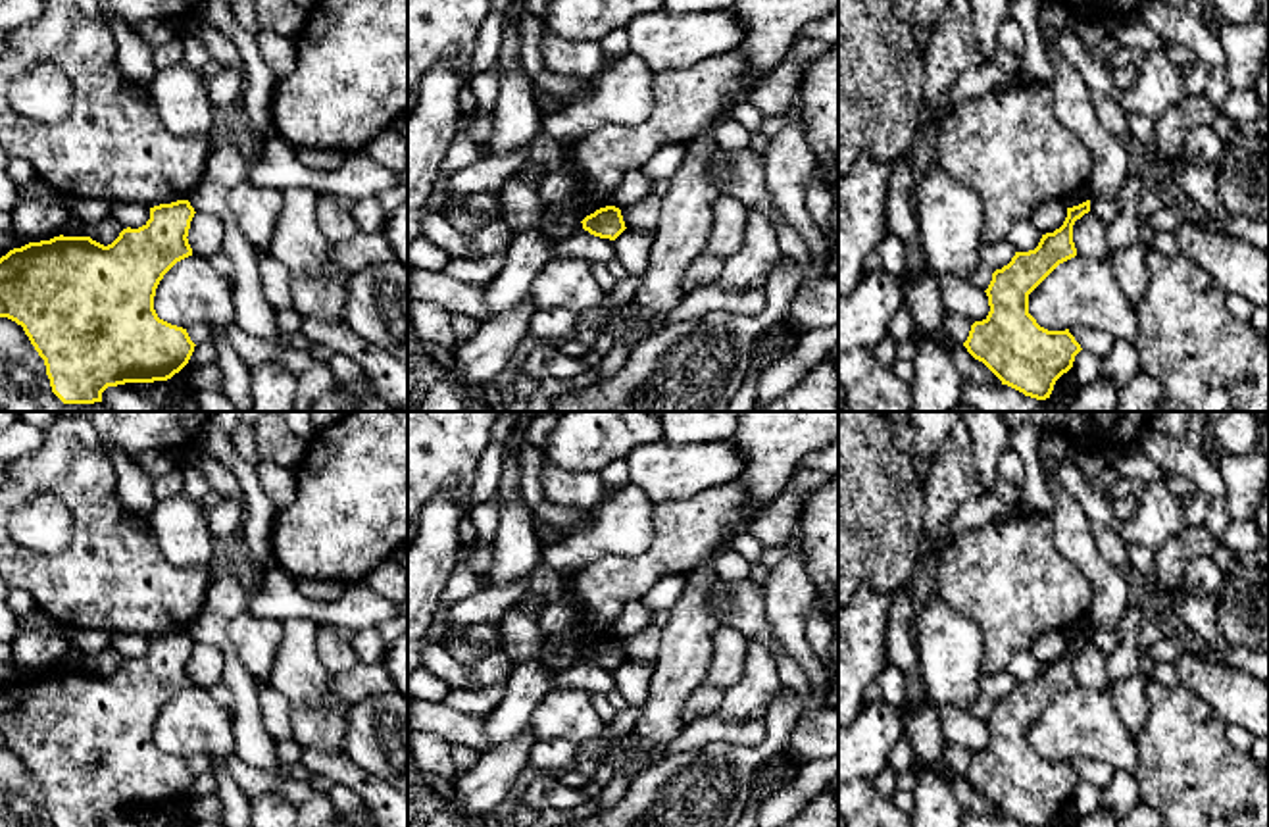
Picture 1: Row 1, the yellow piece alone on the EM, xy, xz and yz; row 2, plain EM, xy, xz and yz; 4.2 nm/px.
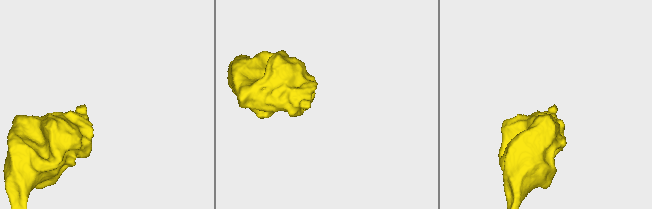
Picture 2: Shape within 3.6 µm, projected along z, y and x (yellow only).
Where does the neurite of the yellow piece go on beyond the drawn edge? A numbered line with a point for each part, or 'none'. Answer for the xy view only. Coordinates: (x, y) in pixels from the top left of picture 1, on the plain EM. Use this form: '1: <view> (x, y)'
none

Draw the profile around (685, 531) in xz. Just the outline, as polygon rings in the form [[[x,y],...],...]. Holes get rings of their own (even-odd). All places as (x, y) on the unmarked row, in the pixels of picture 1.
[[[736,479],[686,500],[654,506],[652,544],[638,556],[604,554],[569,575],[565,594],[581,608],[579,650],[611,637],[610,627],[633,600],[669,575],[686,575],[702,560],[729,544],[765,504],[748,502]]]

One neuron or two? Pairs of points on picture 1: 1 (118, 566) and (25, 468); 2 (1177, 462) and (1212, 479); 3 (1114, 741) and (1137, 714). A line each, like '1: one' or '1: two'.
1: one
2: one
3: two

